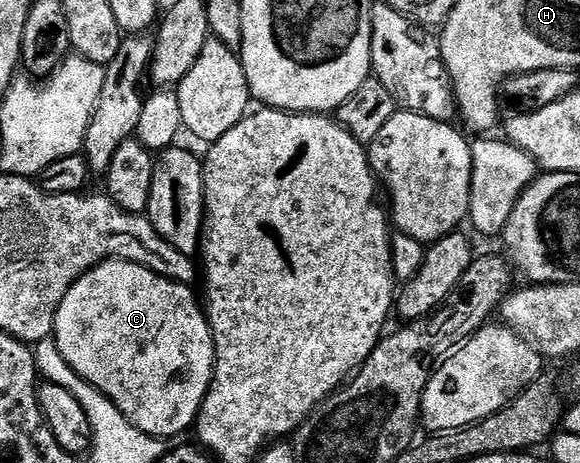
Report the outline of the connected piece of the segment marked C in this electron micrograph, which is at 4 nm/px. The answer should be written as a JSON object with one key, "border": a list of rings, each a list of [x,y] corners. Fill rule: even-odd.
{"border":[[[106,259],[100,265],[93,267],[89,275],[82,275],[73,283],[68,289],[64,301],[60,301],[60,309],[56,313],[52,338],[58,343],[59,351],[63,354],[64,360],[68,361],[68,365],[84,381],[90,382],[100,393],[110,398],[136,429],[150,434],[153,438],[168,440],[178,434],[189,432],[197,424],[202,402],[214,376],[214,335],[210,332],[210,320],[206,317],[199,296],[198,299],[194,296],[194,289],[193,286],[177,283],[171,279],[166,279],[163,275],[157,275],[155,271],[139,263],[123,259]]]}

